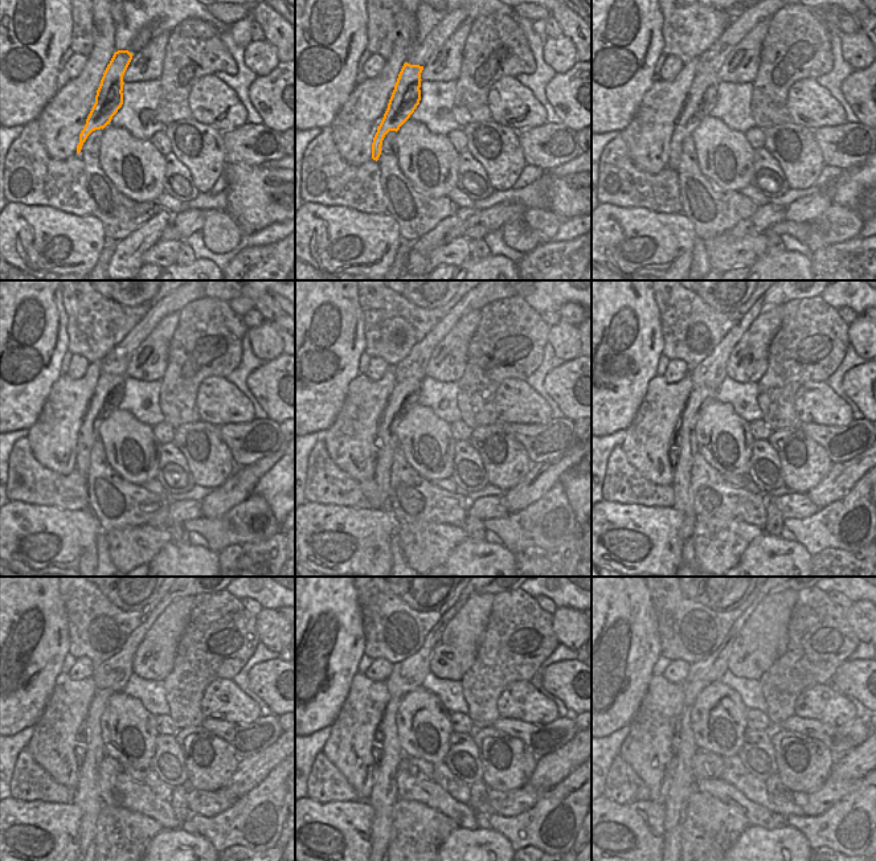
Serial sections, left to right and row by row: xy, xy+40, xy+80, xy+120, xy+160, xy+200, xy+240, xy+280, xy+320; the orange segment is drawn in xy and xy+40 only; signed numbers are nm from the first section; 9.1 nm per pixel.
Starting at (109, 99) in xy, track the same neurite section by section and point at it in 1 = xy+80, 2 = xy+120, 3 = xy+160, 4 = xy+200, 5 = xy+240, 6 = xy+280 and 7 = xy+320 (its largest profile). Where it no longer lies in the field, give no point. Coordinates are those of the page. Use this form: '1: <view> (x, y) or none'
1: xy+80 (703, 93)
2: xy+120 (109, 392)
3: xy+160 (405, 394)
4: xy+200 (683, 439)
5: xy+240 (87, 792)
6: xy+280 (383, 798)
7: xy+320 (682, 786)

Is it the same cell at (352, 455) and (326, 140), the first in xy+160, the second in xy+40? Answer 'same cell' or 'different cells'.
different cells

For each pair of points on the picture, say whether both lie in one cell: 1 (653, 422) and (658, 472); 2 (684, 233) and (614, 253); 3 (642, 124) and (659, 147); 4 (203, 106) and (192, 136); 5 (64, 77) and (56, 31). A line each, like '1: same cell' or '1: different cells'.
1: same cell
2: same cell
3: same cell
4: different cells
5: different cells

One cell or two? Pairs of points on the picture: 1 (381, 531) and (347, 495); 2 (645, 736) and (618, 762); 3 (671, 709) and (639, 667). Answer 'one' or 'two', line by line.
1: two
2: two
3: two

